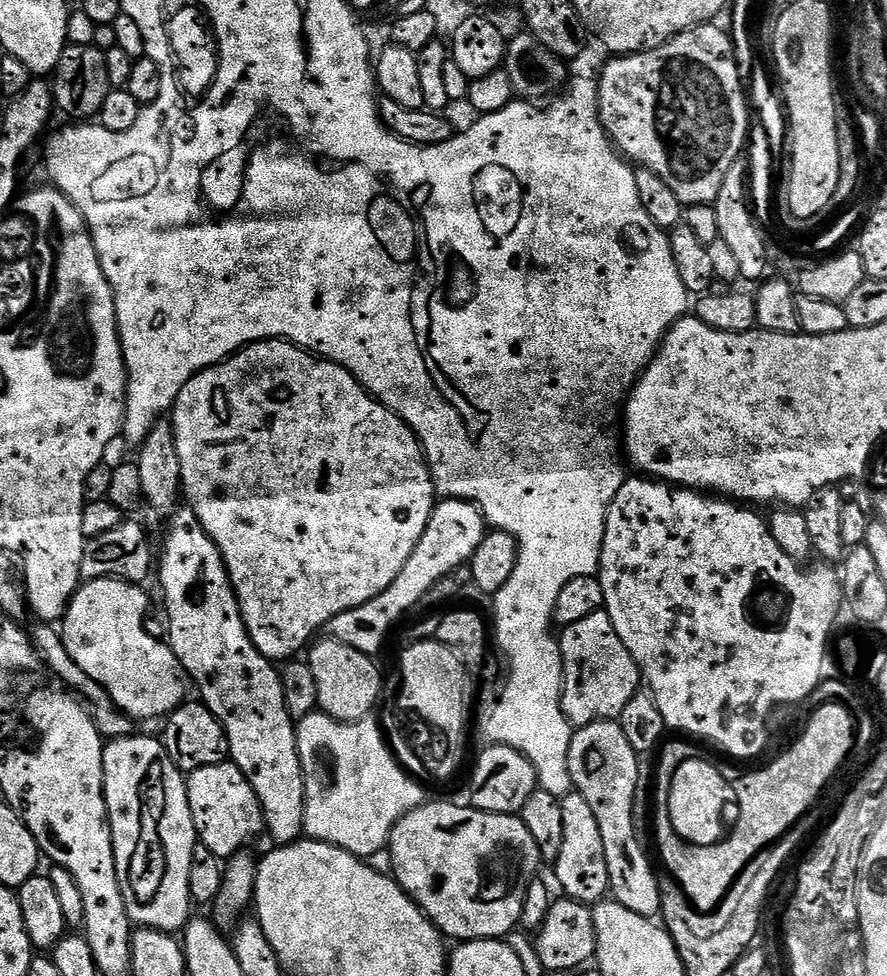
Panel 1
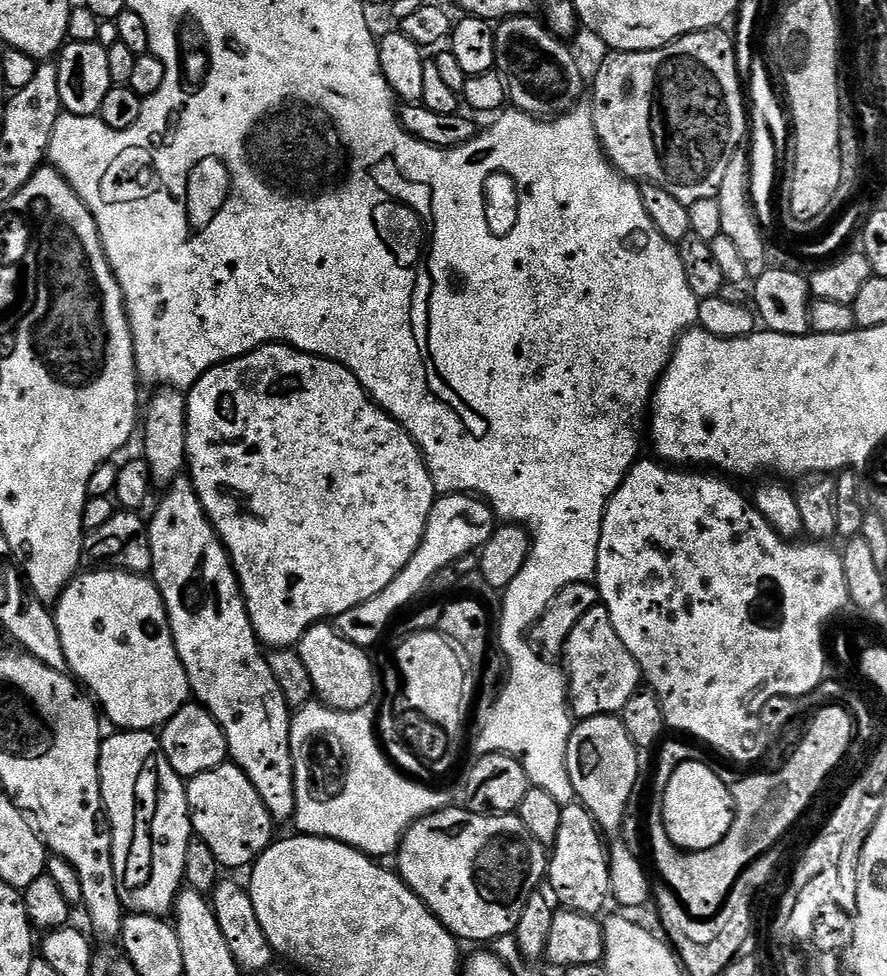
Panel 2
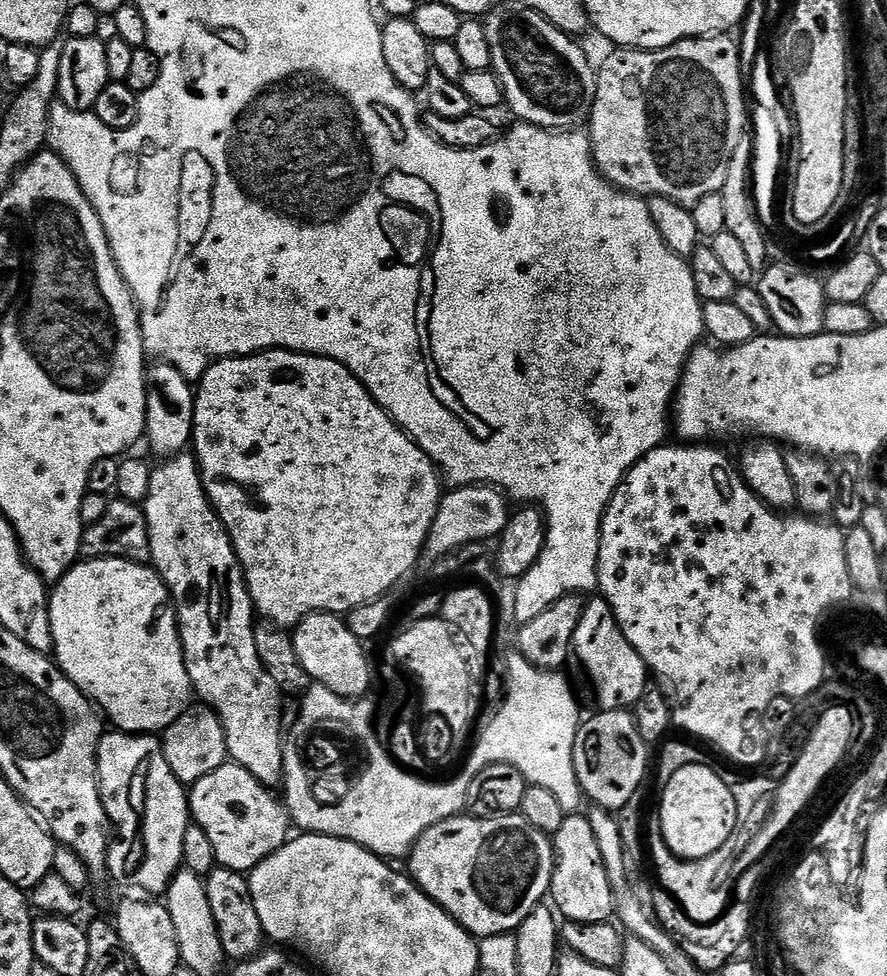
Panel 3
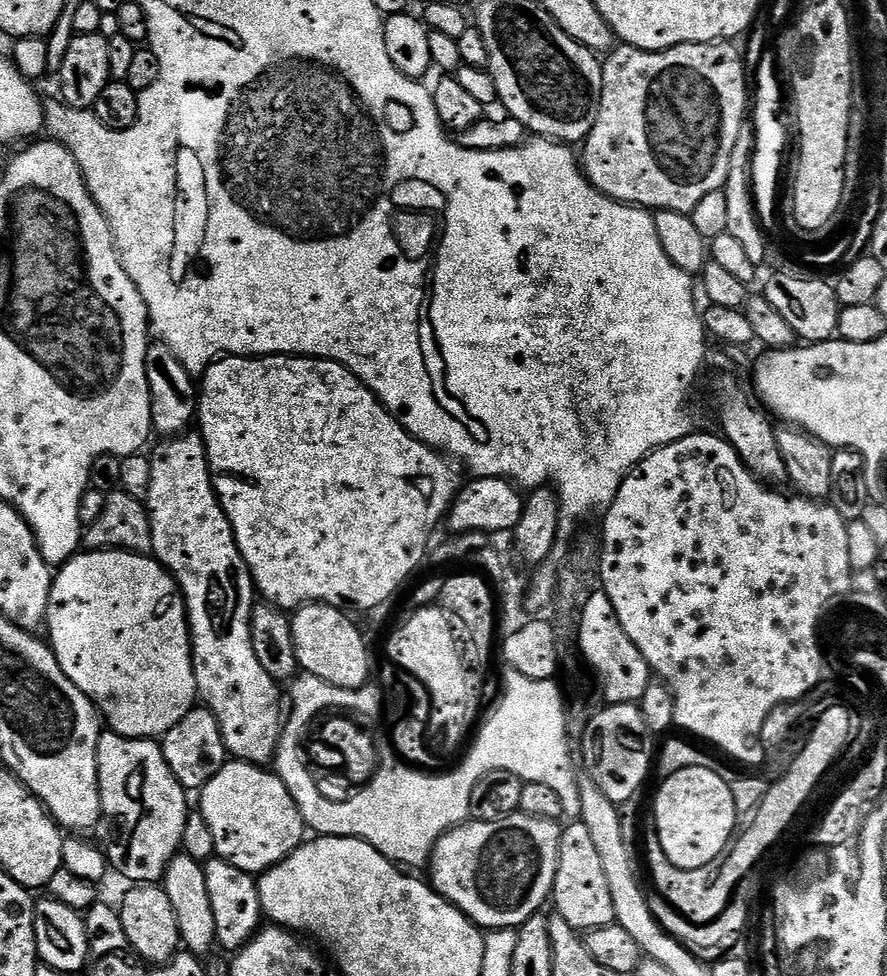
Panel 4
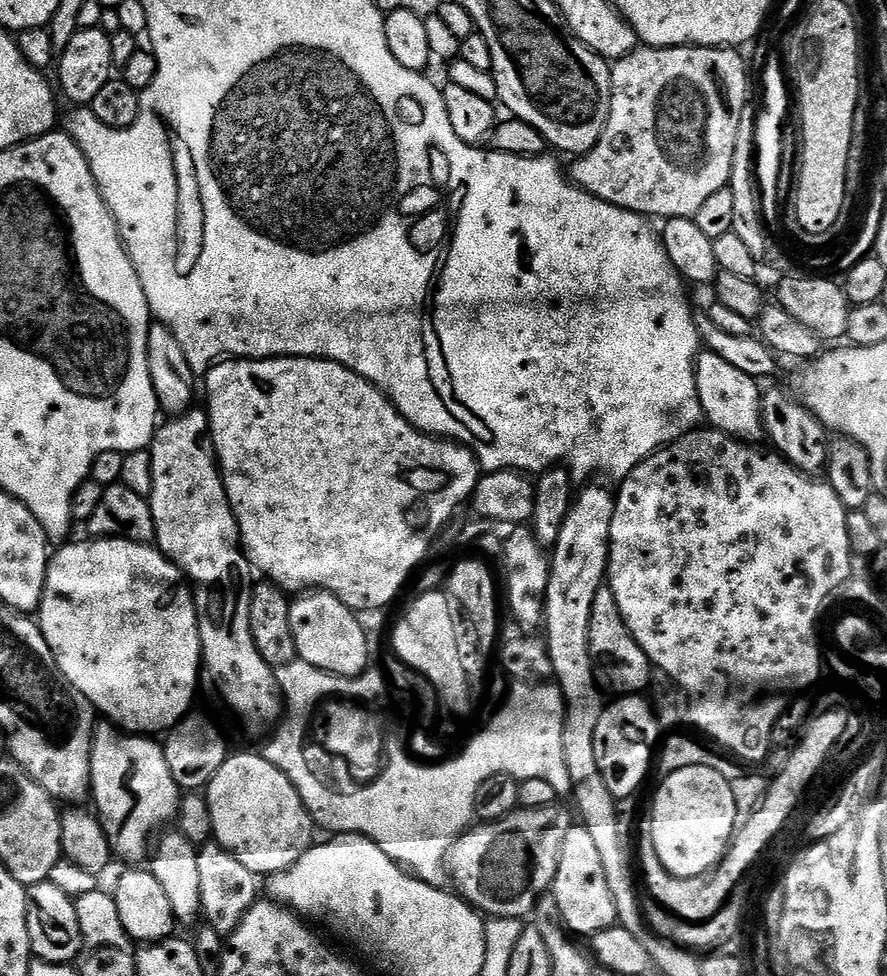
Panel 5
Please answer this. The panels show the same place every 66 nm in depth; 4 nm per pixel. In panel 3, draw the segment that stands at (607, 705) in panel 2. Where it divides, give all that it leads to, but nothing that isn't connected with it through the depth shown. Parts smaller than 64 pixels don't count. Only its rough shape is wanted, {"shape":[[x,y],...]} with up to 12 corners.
{"shape":[[603,598],[572,638],[596,708],[631,710],[650,687]]}

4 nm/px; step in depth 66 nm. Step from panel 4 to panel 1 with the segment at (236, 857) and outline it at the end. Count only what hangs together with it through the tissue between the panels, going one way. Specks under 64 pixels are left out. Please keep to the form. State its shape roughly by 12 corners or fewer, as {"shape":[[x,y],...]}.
{"shape":[[236,764],[186,783],[197,841],[227,862],[265,831]]}

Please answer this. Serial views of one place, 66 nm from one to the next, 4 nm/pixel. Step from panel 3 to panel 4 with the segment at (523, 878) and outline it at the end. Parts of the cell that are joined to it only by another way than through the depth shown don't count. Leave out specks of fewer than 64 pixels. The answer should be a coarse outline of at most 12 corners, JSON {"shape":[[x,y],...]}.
{"shape":[[457,824],[430,883],[481,930],[549,903],[561,825]]}

